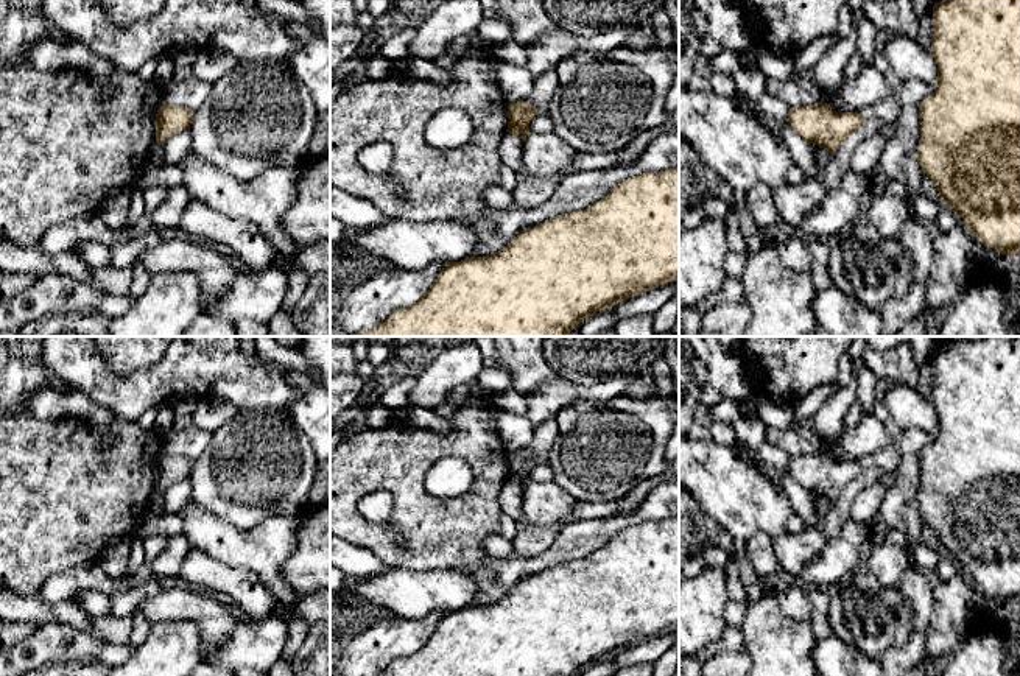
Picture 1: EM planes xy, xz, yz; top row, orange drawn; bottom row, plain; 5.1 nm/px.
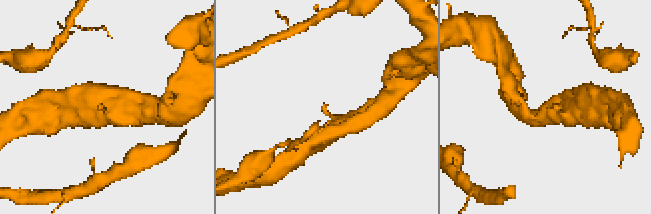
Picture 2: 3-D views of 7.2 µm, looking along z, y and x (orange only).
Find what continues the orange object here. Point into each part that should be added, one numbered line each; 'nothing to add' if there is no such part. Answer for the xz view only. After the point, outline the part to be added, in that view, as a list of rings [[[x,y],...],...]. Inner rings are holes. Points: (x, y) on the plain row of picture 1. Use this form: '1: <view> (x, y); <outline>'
nothing to add

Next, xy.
nothing to add

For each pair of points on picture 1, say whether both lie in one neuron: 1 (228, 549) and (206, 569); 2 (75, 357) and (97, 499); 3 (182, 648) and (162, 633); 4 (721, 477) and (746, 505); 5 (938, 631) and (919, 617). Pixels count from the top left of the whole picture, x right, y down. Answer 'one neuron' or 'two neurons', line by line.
1: two neurons
2: two neurons
3: one neuron
4: one neuron
5: two neurons

